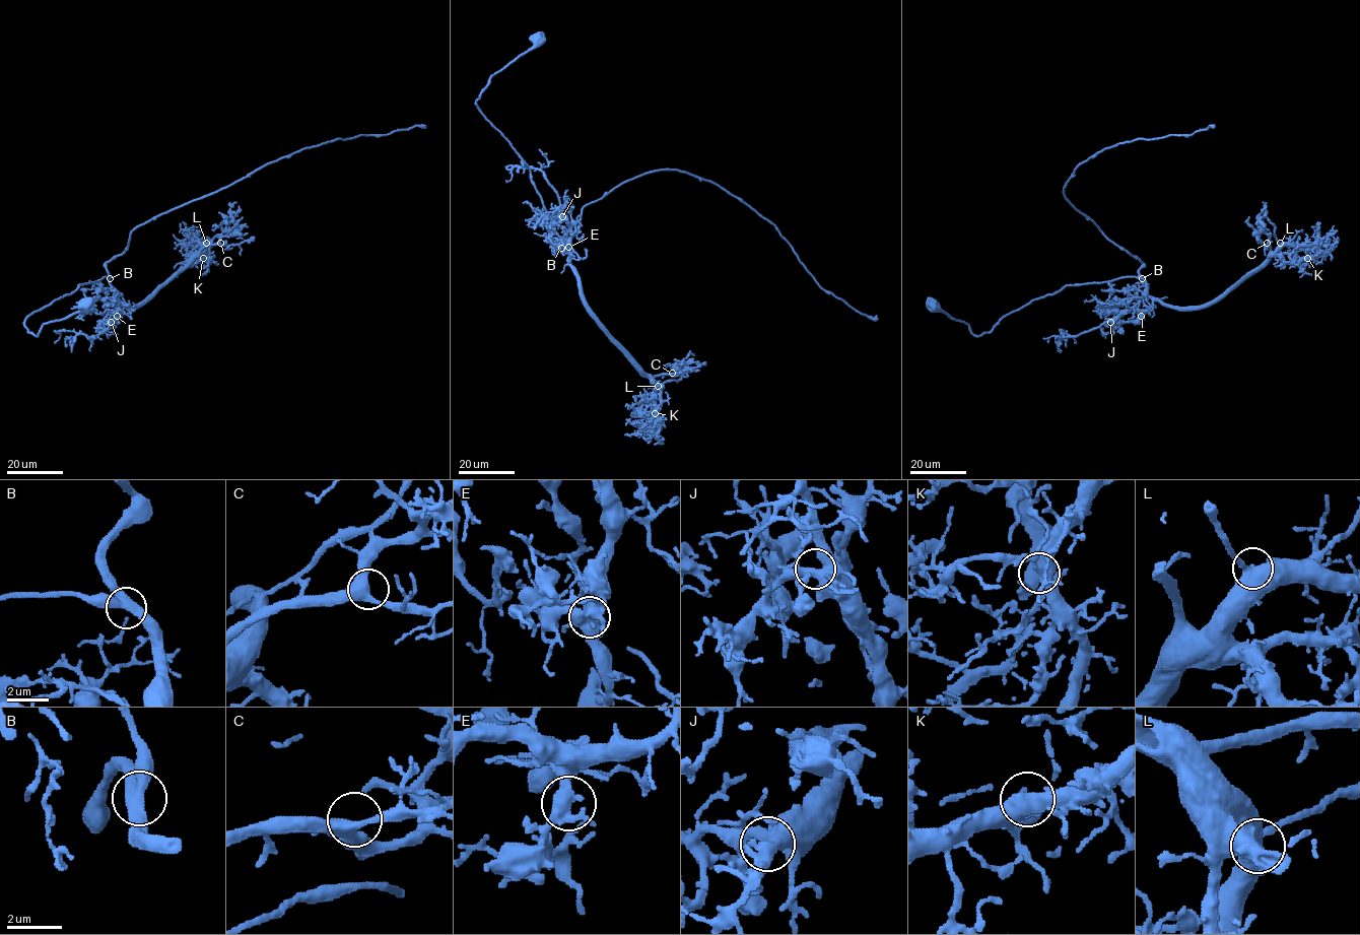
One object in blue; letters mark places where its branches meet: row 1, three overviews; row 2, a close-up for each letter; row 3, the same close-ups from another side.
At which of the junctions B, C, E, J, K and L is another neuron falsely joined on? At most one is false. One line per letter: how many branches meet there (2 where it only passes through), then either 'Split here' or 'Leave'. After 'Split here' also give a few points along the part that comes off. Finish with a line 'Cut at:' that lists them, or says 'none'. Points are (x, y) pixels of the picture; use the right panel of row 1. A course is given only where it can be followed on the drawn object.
B: Branches: 3. Leave
C: Branches: 3. Leave
E: Branches: 3. Leave
J: Branches: 3. Leave
K: Branches: 3. Leave
L: Branches: 3. Leave
Cut at: none

